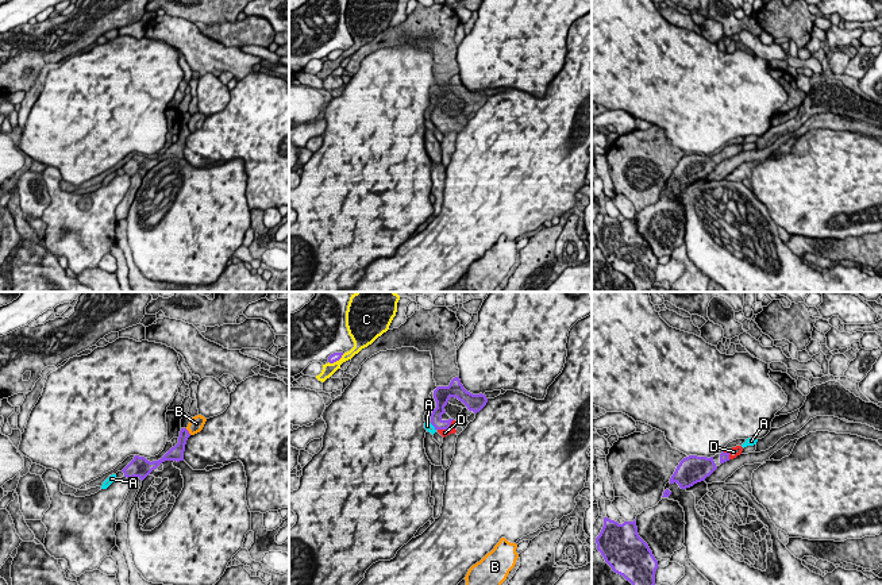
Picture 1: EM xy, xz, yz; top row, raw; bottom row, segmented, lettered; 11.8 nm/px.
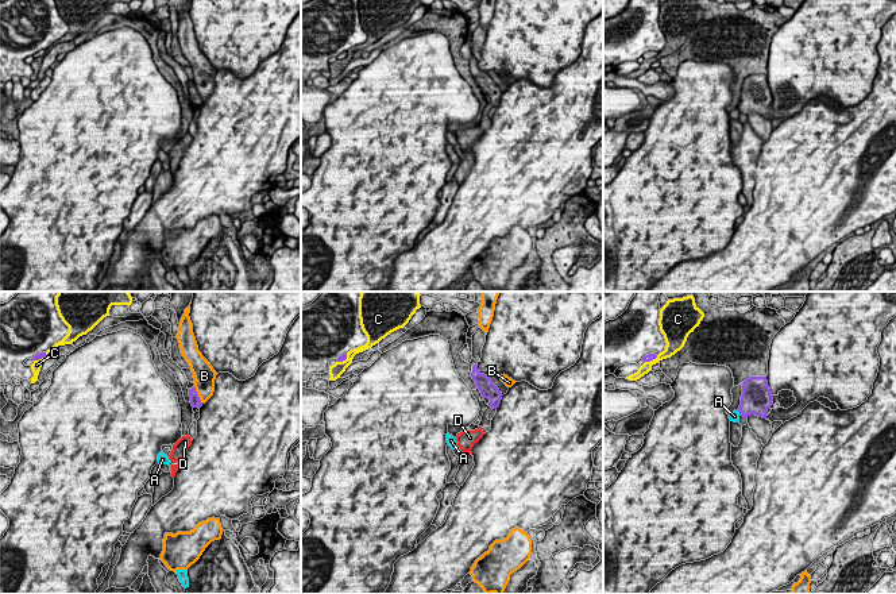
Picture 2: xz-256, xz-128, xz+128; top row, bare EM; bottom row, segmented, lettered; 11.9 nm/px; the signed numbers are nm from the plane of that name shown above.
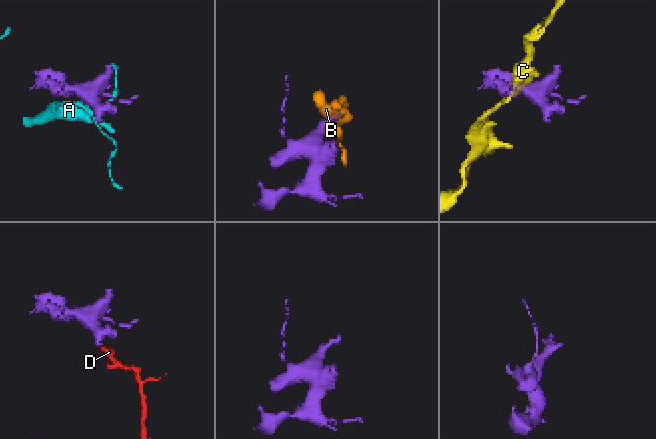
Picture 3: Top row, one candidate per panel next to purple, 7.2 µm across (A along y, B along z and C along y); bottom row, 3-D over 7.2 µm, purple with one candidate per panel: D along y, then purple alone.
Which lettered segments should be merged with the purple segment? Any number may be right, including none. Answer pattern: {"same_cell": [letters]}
{"same_cell": ["D"]}

